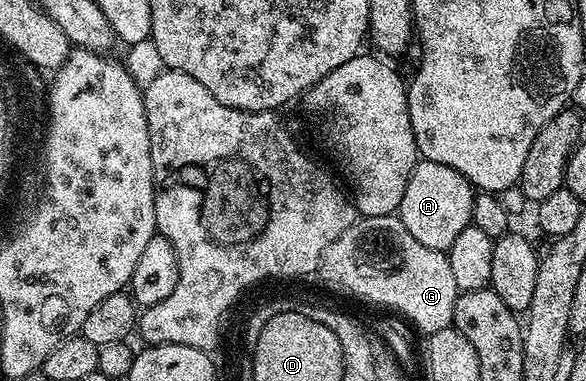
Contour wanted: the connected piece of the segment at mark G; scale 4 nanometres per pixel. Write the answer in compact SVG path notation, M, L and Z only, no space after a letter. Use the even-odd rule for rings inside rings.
M399 214L357 218L356 223L350 225L350 229L346 229L346 233L342 233L342 237L330 245L330 249L326 249L318 275L330 286L348 295L357 295L376 307L389 307L389 312L403 317L417 332L424 331L425 336L453 326L458 292L448 256L443 251L426 249L422 241L414 241L414 237L410 237L410 229L402 225ZM379 231L384 235L392 235L393 245L400 250L400 264L393 271L388 267L371 267L360 260L364 255L363 243L367 241L368 235L376 235Z

